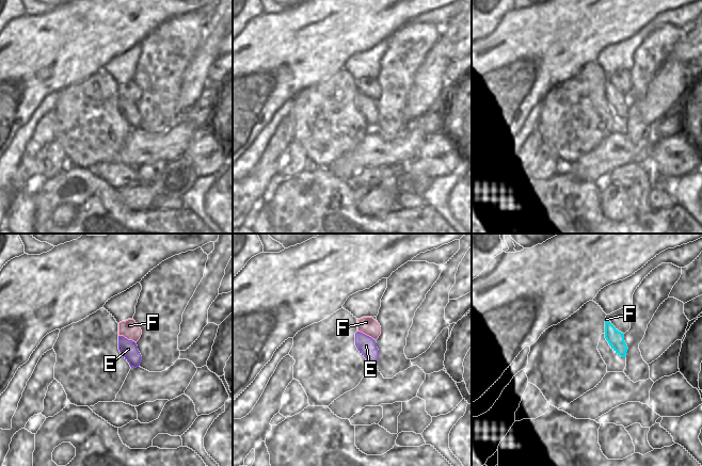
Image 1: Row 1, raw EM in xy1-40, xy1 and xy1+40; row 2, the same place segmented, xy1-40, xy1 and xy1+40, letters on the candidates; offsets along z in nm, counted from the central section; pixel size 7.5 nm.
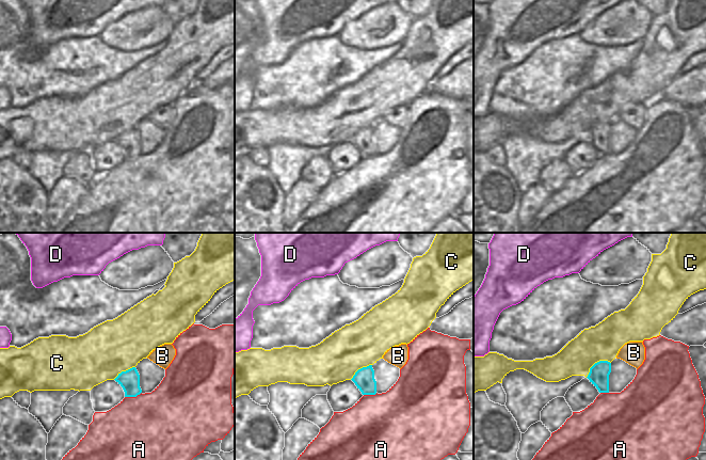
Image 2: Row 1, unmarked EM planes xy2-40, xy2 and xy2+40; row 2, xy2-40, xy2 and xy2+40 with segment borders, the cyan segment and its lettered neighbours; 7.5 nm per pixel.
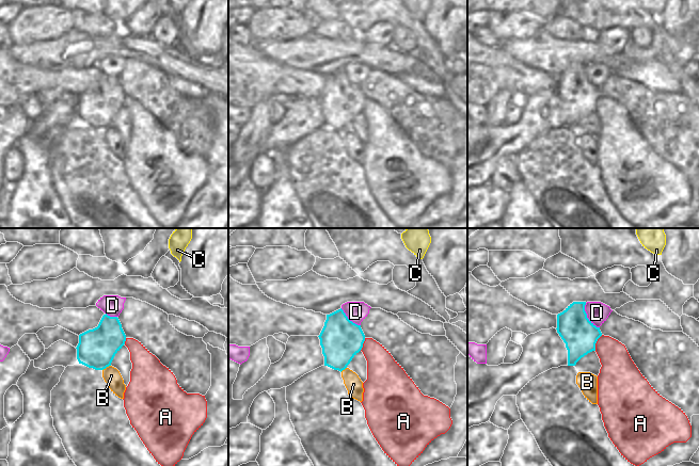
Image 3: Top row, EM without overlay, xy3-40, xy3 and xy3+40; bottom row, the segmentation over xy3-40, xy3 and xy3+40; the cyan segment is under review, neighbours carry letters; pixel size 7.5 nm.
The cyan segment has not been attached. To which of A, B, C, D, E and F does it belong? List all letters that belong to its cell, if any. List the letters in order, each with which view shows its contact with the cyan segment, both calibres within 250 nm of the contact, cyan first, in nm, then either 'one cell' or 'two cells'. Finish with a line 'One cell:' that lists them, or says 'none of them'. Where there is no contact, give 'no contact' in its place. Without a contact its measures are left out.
A: xy2-40 | 160/480 nm | two cells
B: xy3-40 | 280/130 nm | two cells
C: xy2+40 | 150/280 nm | two cells
D: xy3+40 | 260/160 nm | two cells
E: no contact | one cell
F: xy1+40 | 130/20 nm | two cells
One cell: E

